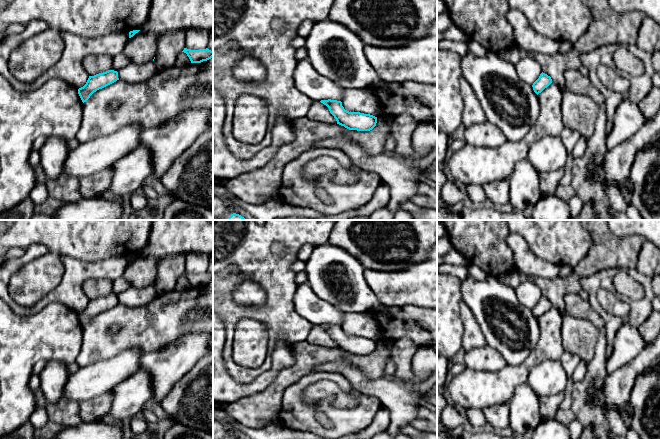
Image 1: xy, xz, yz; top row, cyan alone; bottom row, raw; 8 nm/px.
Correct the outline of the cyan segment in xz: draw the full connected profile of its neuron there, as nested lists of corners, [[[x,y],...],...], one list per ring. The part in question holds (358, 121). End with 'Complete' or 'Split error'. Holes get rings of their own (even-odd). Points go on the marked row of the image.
[[[328,99],[320,102],[329,108],[337,124],[349,130],[370,131],[376,126],[377,117],[360,112],[349,112],[344,109],[341,101]]]. Complete

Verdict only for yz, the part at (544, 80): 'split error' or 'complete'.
complete

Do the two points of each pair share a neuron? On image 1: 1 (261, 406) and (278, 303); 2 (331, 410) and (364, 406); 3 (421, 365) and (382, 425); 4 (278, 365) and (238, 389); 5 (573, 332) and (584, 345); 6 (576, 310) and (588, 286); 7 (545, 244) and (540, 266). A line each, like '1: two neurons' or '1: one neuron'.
1: two neurons
2: one neuron
3: two neurons
4: one neuron
5: one neuron
6: two neurons
7: two neurons

